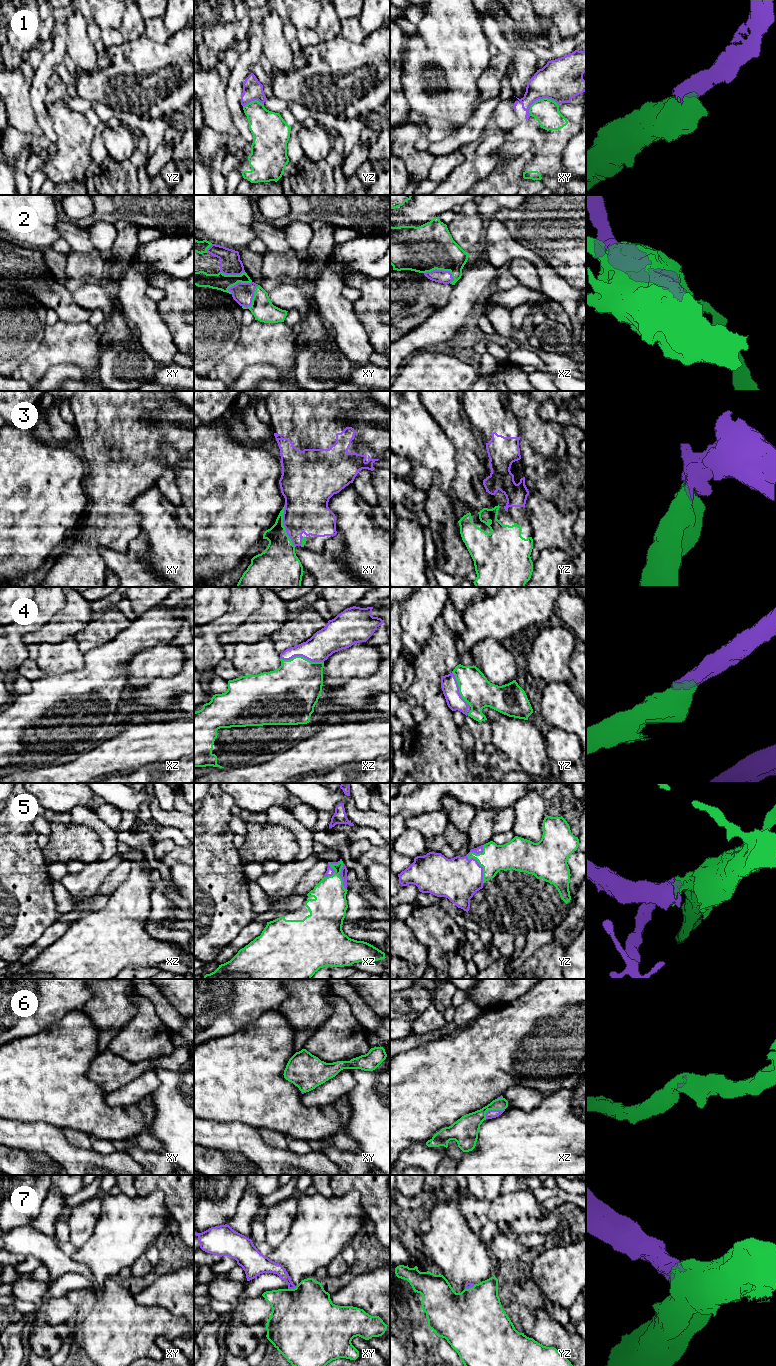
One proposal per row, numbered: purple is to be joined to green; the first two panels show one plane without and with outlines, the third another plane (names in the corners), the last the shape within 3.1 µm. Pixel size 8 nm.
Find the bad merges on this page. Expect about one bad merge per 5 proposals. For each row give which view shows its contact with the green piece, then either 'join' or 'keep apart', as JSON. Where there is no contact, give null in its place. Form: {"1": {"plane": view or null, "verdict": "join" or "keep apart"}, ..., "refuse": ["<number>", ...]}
{"1": {"plane": "xy", "verdict": "keep apart"}, "2": {"plane": "xz", "verdict": "join"}, "3": {"plane": "xy", "verdict": "join"}, "4": {"plane": "xz", "verdict": "join"}, "5": {"plane": "yz", "verdict": "join"}, "6": {"plane": "xz", "verdict": "join"}, "7": {"plane": "xy", "verdict": "join"}, "refuse": ["1"]}

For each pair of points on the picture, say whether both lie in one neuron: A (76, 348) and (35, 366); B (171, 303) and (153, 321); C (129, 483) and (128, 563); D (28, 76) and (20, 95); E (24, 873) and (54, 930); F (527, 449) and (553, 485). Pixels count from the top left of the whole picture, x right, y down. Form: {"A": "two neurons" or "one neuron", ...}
{"A": "one neuron", "B": "two neurons", "C": "two neurons", "D": "two neurons", "E": "two neurons", "F": "one neuron"}

